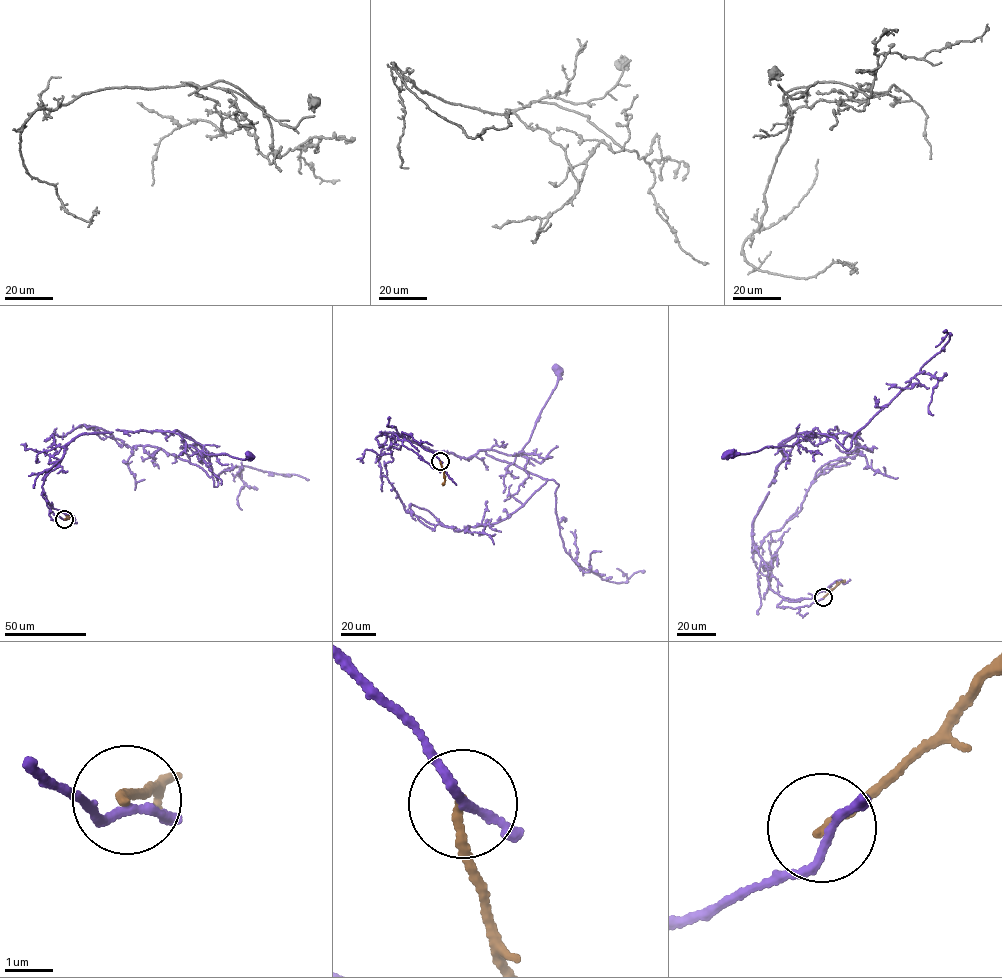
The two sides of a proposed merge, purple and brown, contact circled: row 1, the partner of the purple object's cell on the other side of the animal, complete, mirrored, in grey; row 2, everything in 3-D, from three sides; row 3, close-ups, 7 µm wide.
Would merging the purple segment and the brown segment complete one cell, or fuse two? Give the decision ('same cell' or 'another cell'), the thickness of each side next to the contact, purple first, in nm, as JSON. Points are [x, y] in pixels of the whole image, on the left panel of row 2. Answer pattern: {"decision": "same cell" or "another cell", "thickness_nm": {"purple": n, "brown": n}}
{"decision": "another cell", "thickness_nm": {"purple": 160, "brown": 170}}

